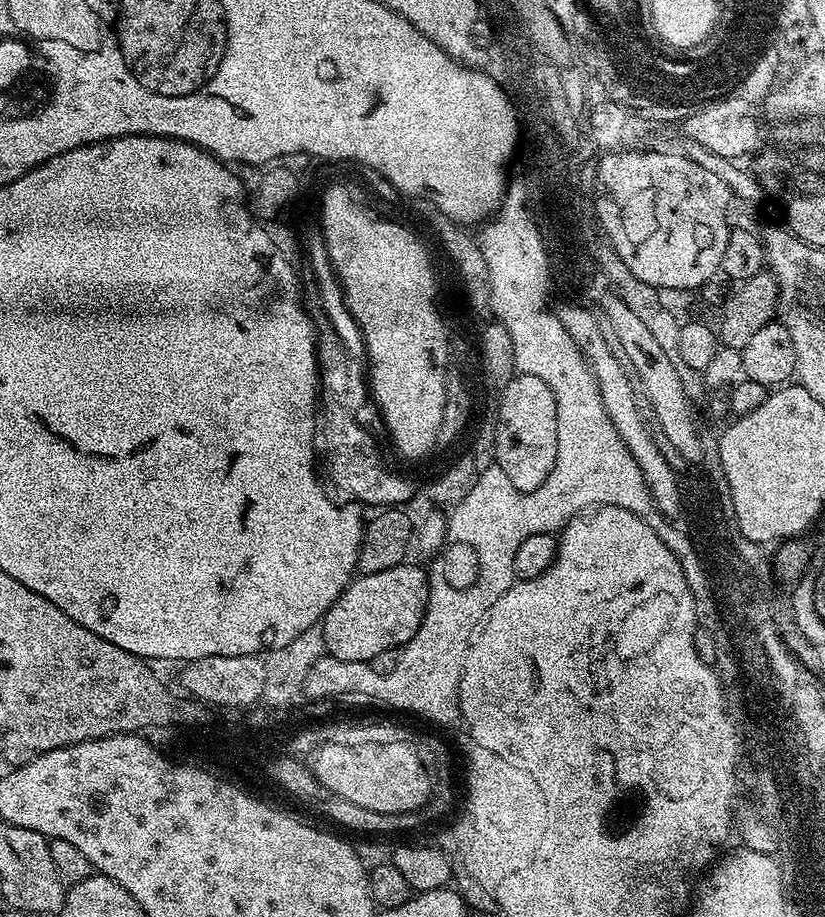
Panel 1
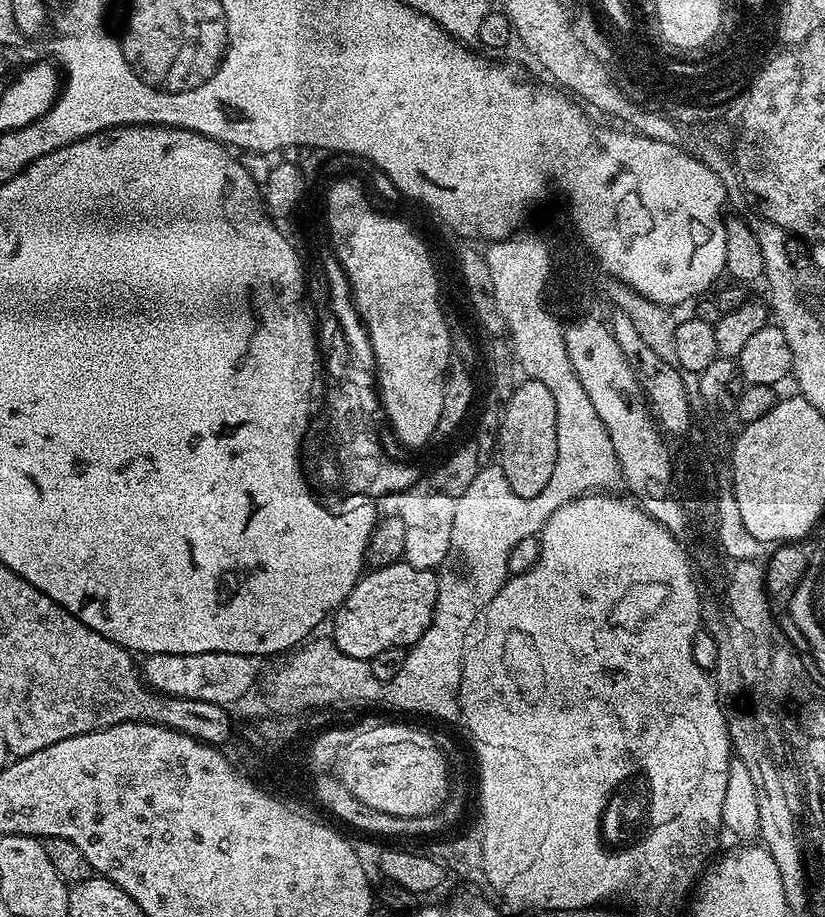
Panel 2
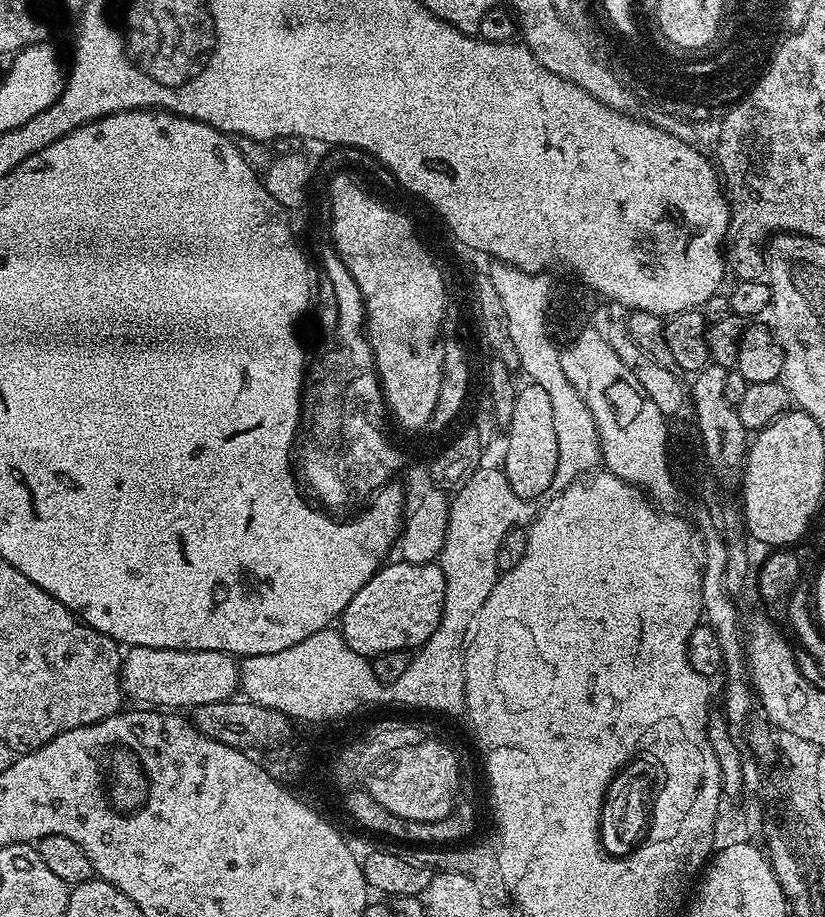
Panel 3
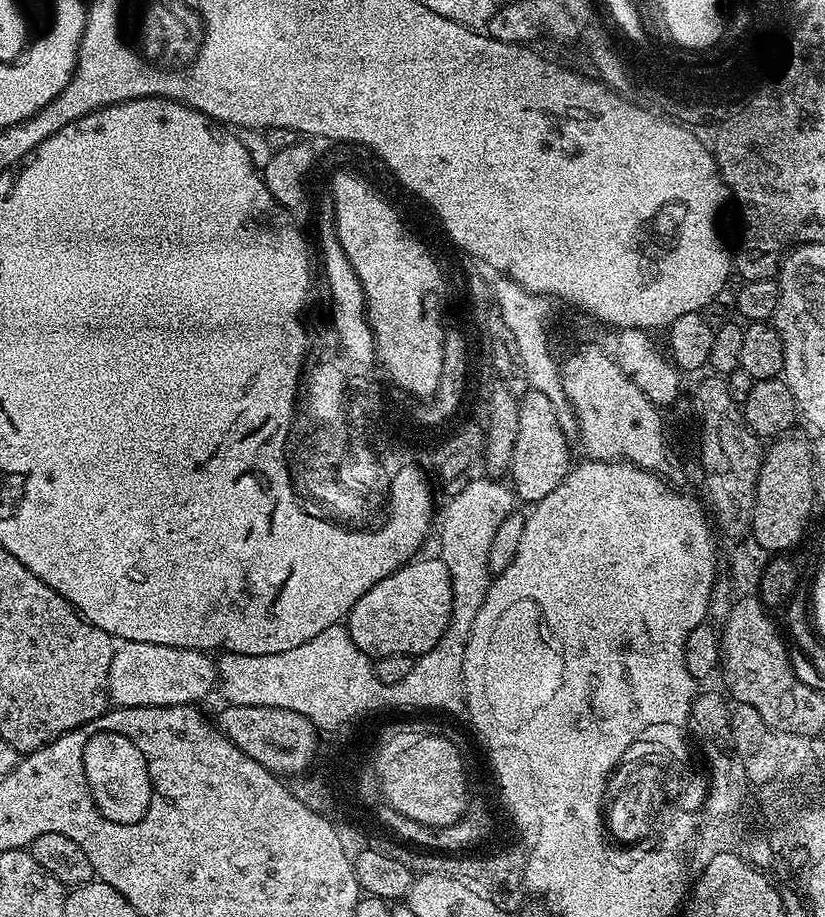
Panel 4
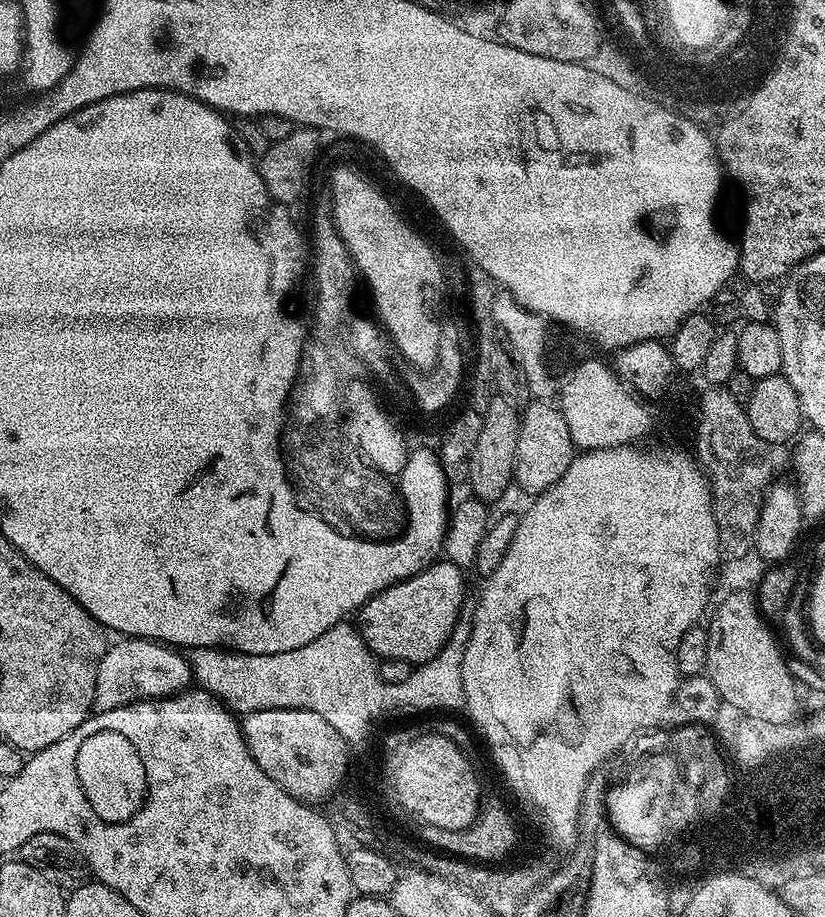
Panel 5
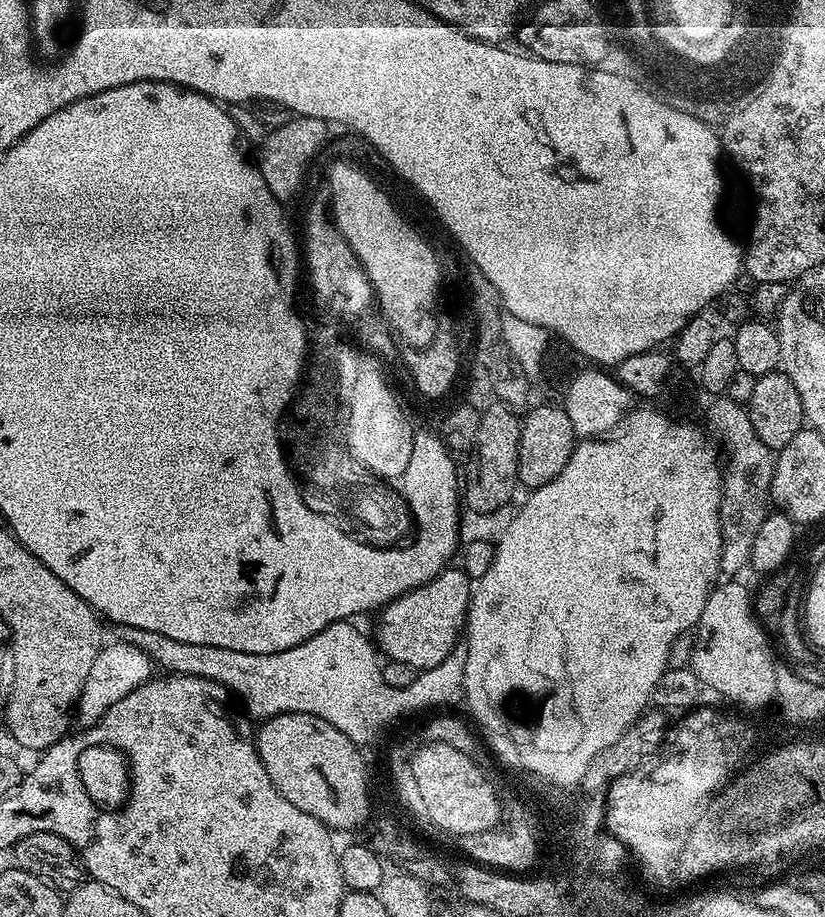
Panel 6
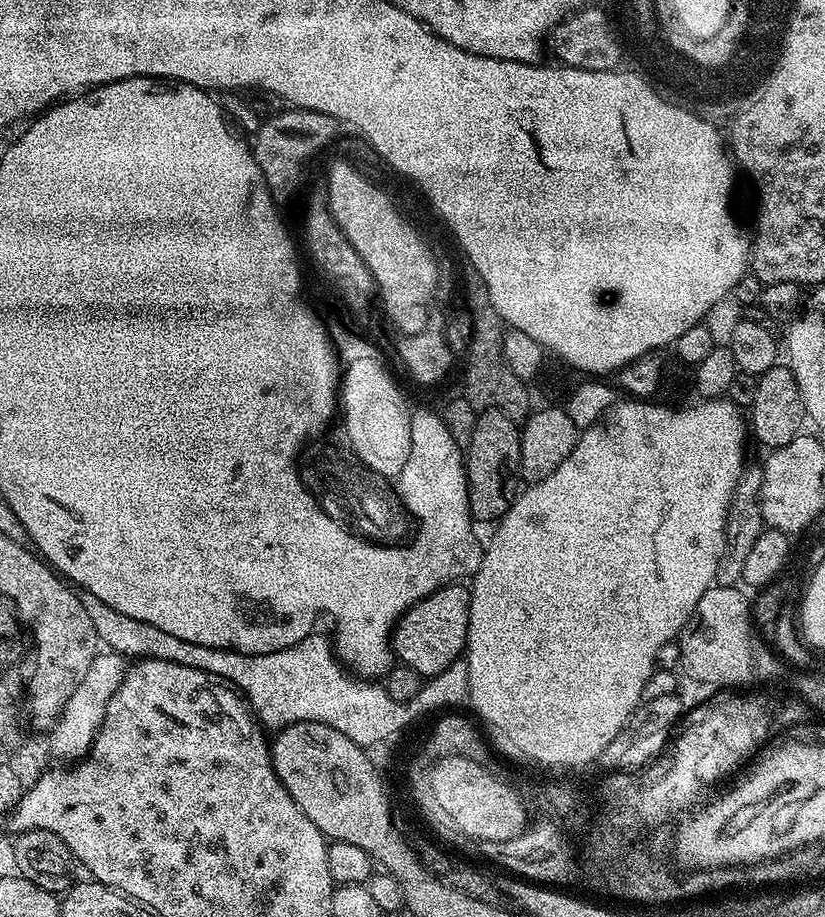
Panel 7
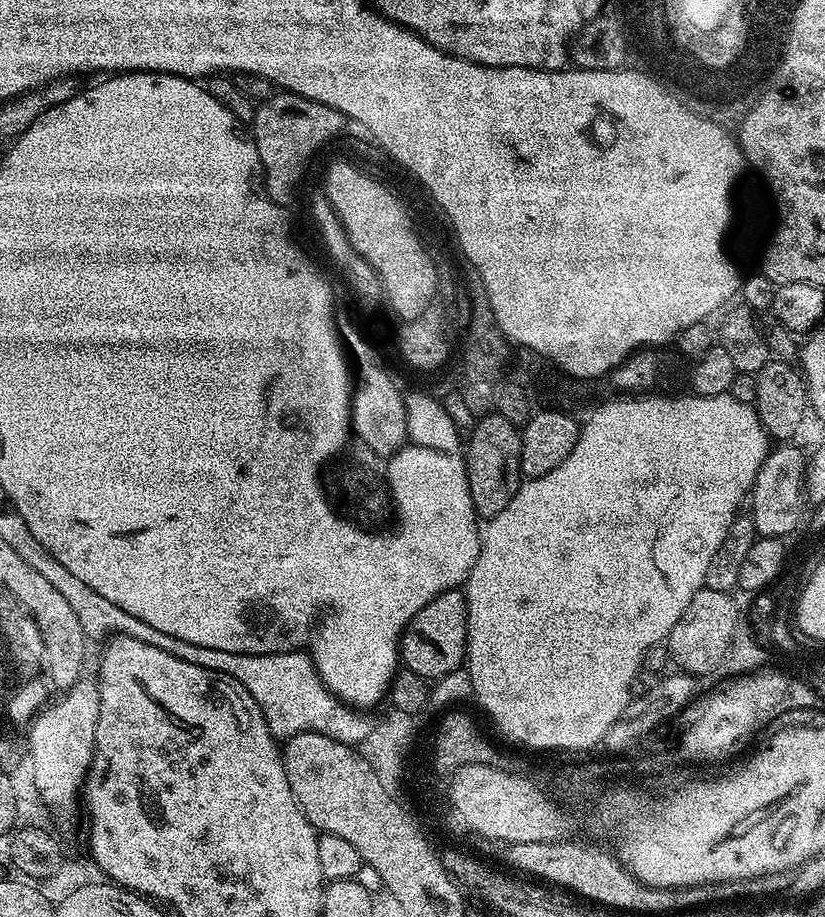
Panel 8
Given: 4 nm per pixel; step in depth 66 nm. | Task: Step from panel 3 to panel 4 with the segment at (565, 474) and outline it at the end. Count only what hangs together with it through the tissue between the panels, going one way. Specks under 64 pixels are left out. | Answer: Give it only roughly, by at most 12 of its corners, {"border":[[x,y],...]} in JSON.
{"border":[[500,278],[500,307],[516,333],[527,387],[554,402],[558,426],[577,435],[563,379],[540,329],[541,303]]}

